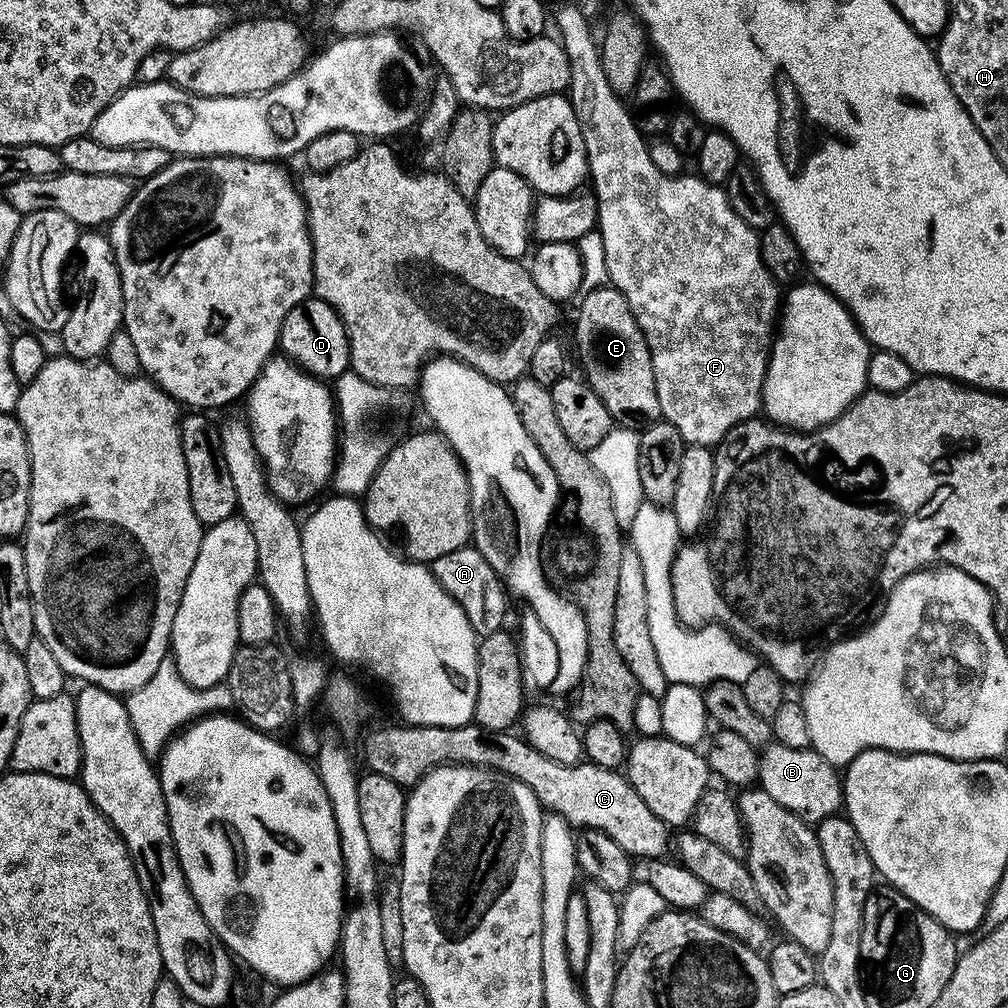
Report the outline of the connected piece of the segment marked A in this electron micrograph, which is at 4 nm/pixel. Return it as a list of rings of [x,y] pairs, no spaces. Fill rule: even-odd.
[[[465,546],[450,550],[450,554],[442,554],[442,558],[431,561],[430,567],[442,590],[446,590],[446,594],[450,594],[450,598],[462,606],[477,637],[489,636],[505,627],[504,615],[508,612],[506,604],[510,598],[504,581],[476,547]]]

